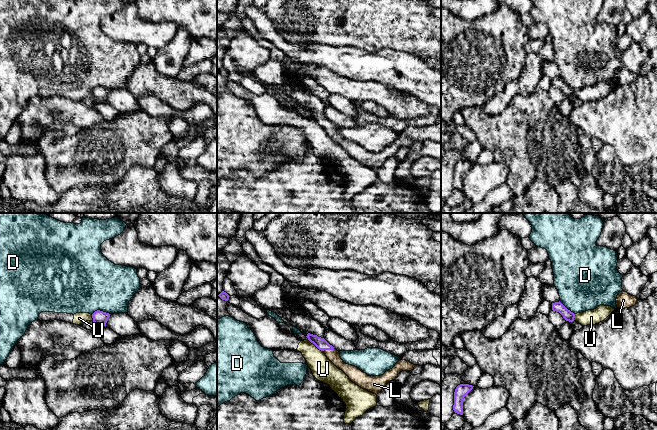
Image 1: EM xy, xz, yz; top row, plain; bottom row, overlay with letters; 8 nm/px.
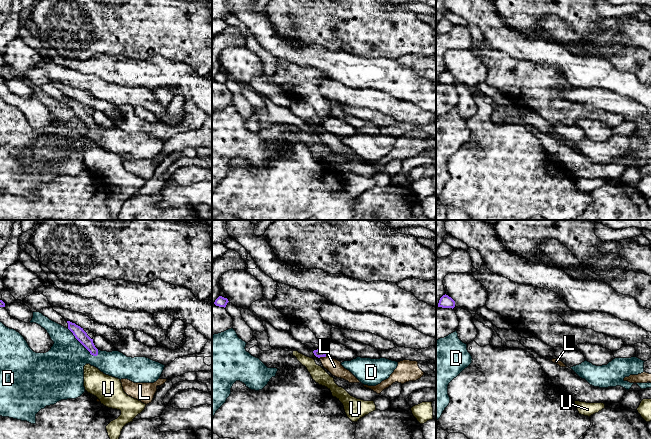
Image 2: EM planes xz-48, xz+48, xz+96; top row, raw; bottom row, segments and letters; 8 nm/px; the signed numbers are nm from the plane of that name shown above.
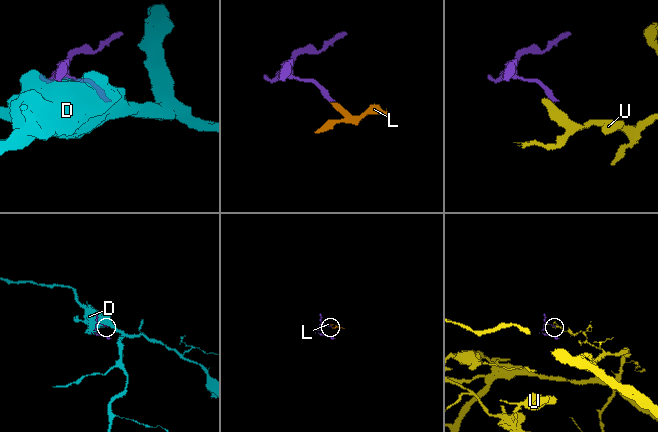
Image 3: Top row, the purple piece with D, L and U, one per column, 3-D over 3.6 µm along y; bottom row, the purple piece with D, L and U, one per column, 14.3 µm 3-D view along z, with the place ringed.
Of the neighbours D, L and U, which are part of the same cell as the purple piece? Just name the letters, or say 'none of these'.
L

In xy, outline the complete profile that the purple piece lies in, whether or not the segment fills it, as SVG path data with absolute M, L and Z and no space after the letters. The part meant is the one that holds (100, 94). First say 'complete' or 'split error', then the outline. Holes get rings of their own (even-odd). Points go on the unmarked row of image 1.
complete; M97 86L92 90L93 98L96 102L106 102L106 99L110 93L109 89Z

